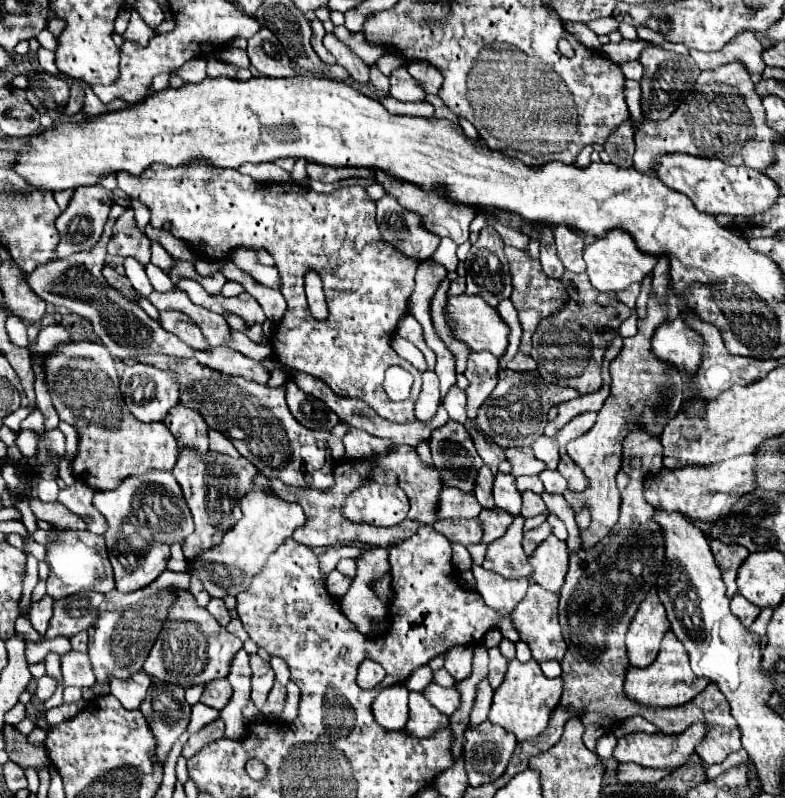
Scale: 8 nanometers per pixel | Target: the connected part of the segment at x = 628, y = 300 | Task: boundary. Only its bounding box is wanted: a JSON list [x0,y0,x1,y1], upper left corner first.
[618,283,640,305]

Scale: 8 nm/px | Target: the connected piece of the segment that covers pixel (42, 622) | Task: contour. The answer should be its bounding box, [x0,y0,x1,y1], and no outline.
[30,595,54,635]

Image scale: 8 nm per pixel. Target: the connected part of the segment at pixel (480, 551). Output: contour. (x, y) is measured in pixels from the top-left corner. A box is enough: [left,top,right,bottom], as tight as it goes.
[468,543,488,565]

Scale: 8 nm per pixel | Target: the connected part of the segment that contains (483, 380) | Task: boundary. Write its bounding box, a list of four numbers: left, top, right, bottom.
[464,351,498,419]

